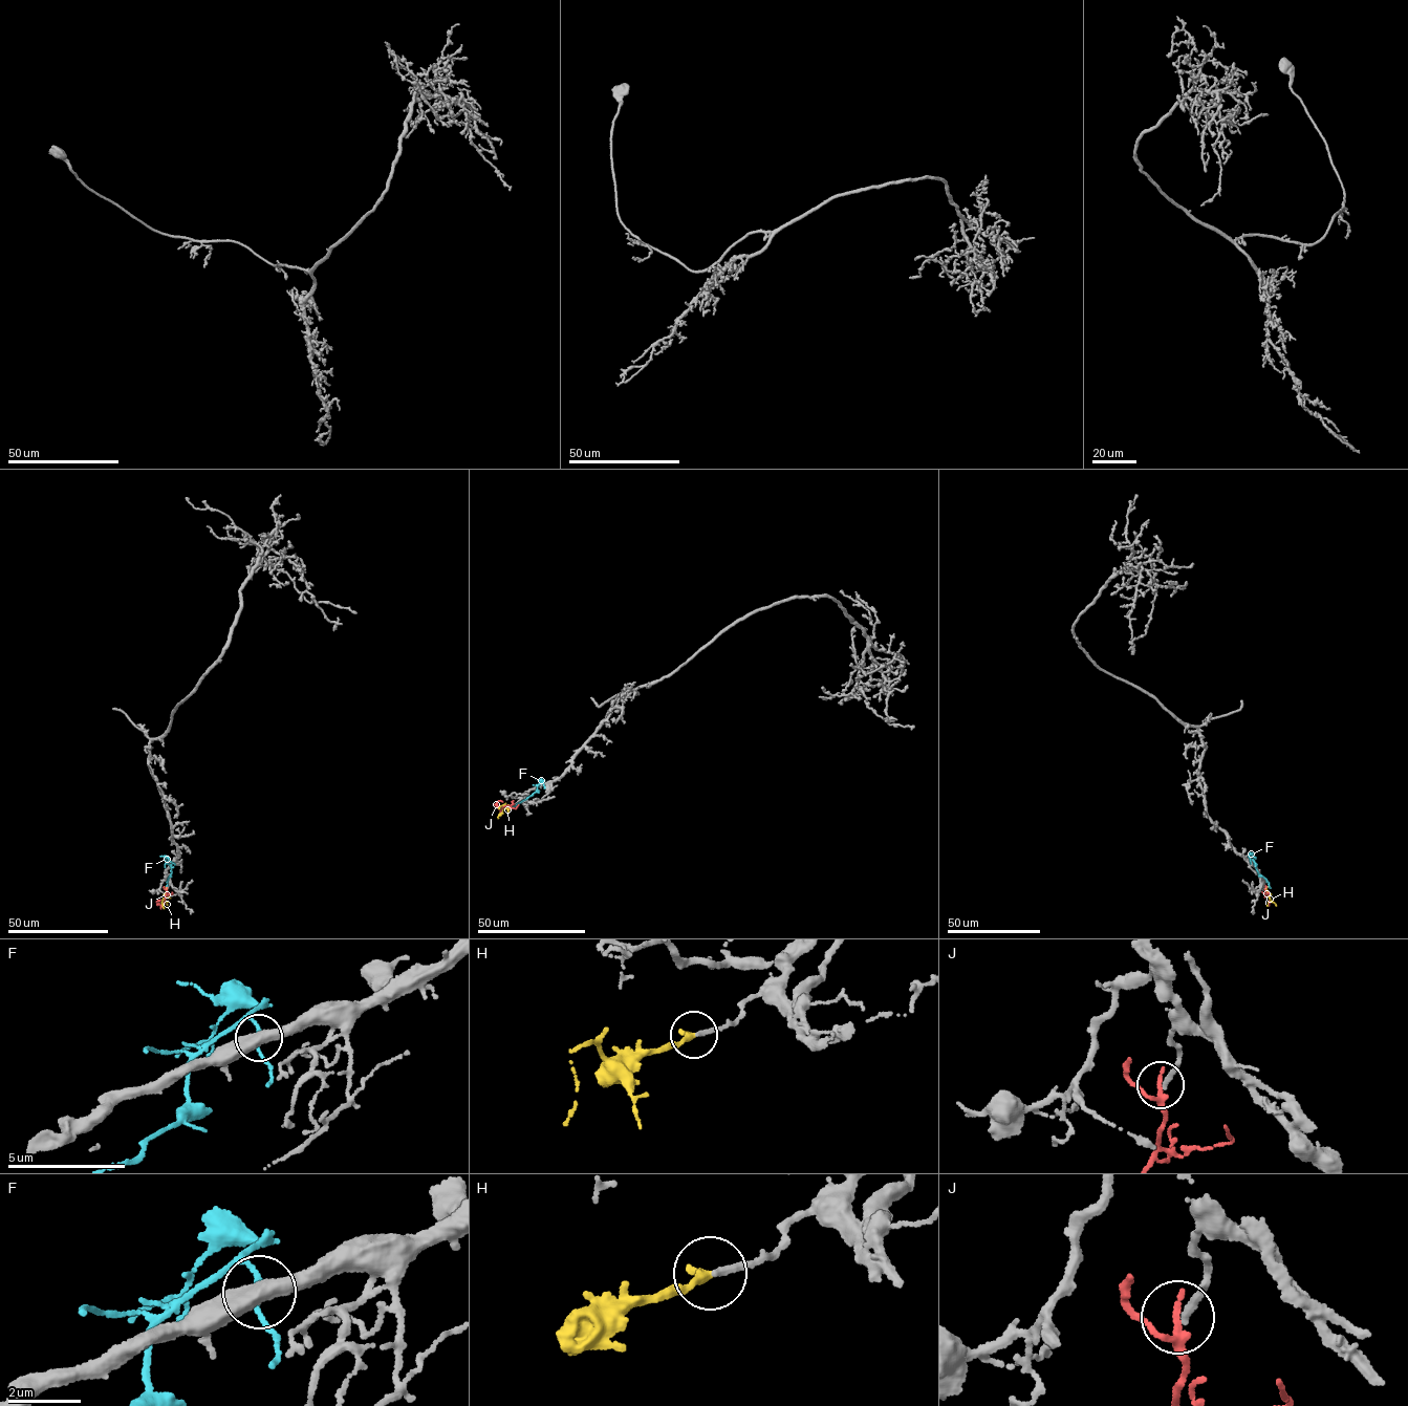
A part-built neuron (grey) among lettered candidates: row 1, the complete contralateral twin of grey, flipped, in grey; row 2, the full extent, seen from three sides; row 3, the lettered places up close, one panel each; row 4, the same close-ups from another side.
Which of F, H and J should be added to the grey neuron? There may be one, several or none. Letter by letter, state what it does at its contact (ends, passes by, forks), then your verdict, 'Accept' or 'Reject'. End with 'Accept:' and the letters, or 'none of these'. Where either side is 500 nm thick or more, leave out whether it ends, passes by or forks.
F: It passes by. Reject
H: It passes by. Accept
J: It passes by. Reject
Accept: H

